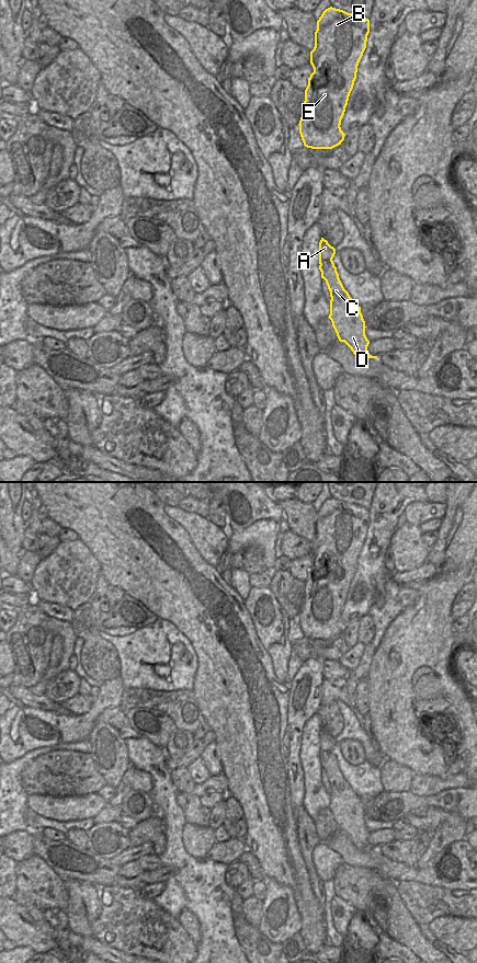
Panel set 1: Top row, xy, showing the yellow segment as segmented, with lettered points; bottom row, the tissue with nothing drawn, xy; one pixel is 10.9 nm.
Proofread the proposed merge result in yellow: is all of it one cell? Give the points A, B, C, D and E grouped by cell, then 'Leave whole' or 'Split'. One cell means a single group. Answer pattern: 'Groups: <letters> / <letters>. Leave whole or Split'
Groups: A B C D E. Leave whole

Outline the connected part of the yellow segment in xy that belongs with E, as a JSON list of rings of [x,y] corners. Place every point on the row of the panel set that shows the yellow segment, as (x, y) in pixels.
[[[332,7],[317,21],[315,47],[310,51],[314,72],[305,90],[298,124],[305,147],[332,149],[344,140],[341,119],[368,33],[368,19]]]

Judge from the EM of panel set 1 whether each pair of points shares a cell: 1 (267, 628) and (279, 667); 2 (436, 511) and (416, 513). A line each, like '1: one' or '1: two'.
1: one
2: one

